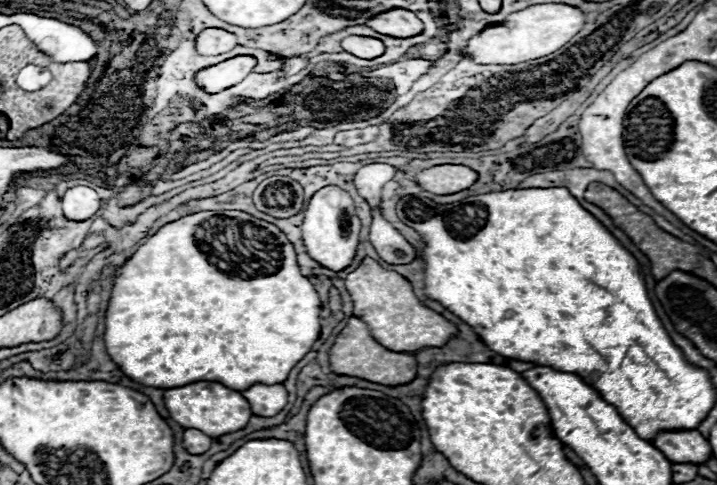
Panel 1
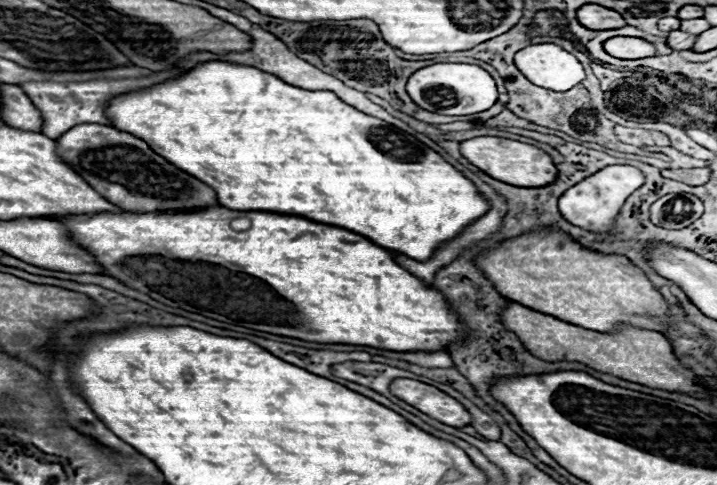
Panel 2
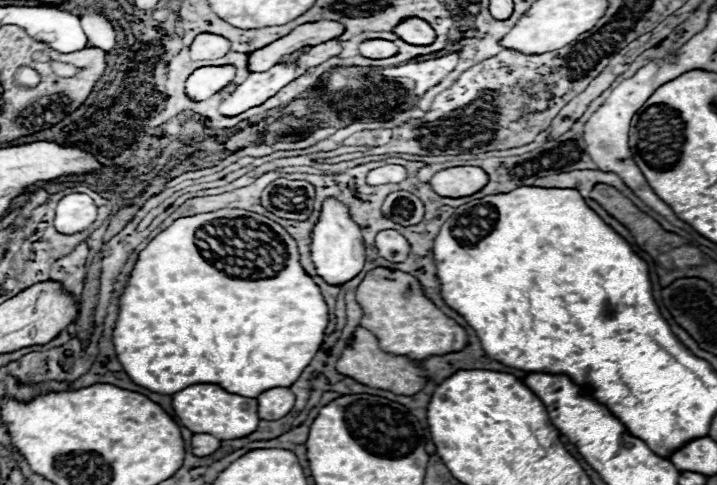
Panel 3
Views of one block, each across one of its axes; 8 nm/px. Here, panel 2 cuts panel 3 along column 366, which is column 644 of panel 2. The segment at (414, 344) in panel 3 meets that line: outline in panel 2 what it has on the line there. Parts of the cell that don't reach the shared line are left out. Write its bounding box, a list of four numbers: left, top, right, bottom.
[474,230,670,334]

